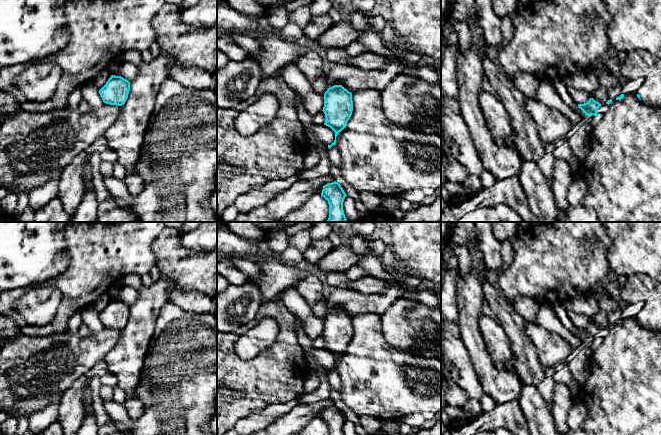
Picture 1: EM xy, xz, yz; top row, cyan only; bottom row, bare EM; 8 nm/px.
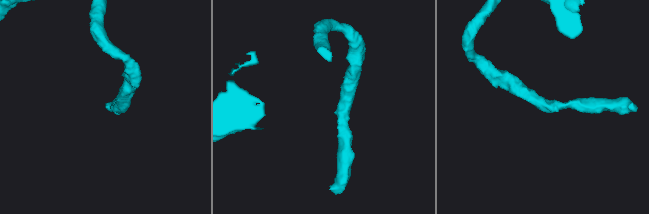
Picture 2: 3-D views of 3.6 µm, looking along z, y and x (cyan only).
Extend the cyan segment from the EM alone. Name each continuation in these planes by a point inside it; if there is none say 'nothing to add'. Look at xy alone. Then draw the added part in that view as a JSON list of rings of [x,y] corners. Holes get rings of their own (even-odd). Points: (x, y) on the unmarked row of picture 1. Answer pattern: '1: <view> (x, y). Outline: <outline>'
nothing to add

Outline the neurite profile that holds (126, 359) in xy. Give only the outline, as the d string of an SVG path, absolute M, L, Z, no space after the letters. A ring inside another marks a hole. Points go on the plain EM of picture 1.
M161 278L150 287L141 287L137 300L130 305L130 315L121 338L104 358L108 372L117 377L118 386L126 393L124 404L132 420L138 419L145 411L136 391L156 320L162 307L169 302L172 290L175 290L172 283Z

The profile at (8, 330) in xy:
M0 315L0 350L4 342L12 341L20 333L20 329L10 315Z

